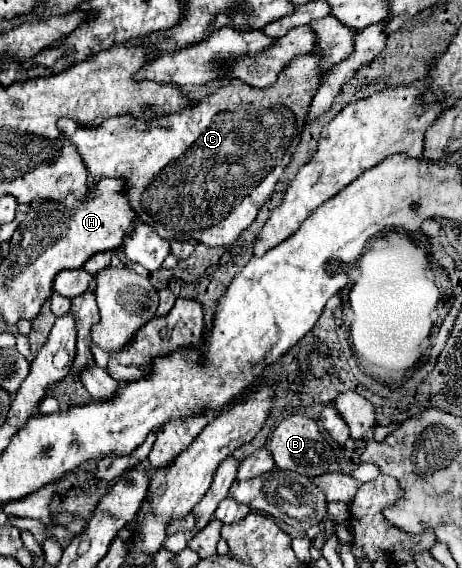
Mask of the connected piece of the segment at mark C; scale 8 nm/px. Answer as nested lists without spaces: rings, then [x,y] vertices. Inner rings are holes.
[[[299,55],[279,73],[277,81],[265,89],[255,89],[239,79],[221,85],[193,107],[161,115],[143,123],[131,115],[111,117],[99,127],[81,127],[73,119],[59,119],[57,127],[67,133],[79,149],[93,181],[101,177],[127,179],[127,197],[139,219],[151,225],[163,239],[197,241],[203,245],[231,245],[255,219],[259,207],[275,189],[277,179],[293,157],[305,127],[309,105],[321,83],[319,55]]]

